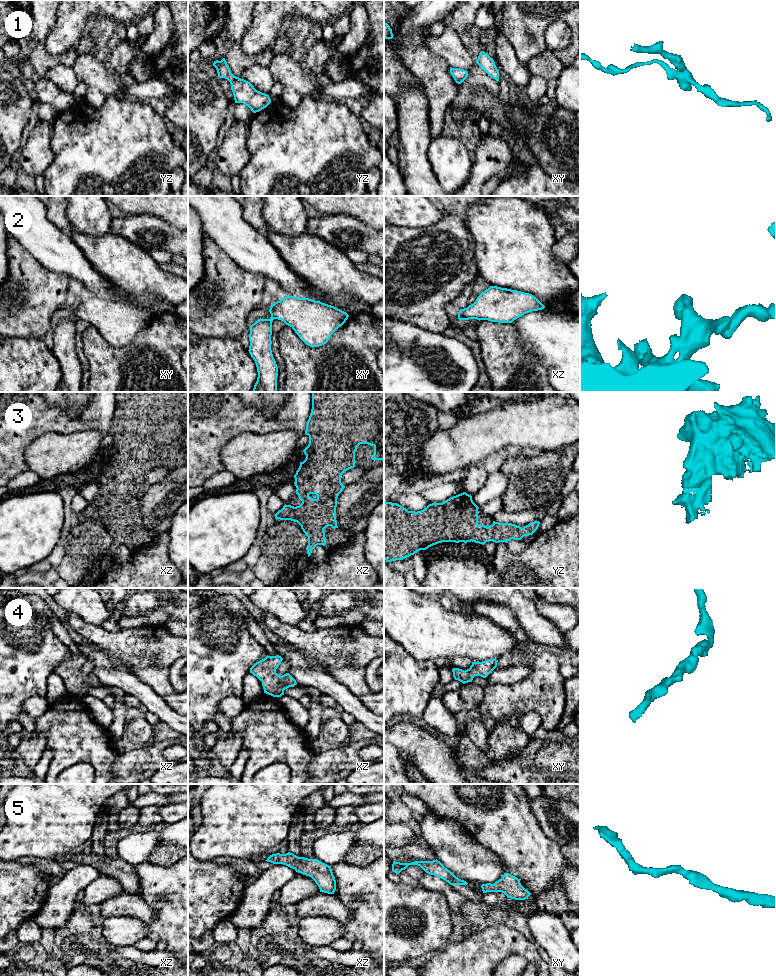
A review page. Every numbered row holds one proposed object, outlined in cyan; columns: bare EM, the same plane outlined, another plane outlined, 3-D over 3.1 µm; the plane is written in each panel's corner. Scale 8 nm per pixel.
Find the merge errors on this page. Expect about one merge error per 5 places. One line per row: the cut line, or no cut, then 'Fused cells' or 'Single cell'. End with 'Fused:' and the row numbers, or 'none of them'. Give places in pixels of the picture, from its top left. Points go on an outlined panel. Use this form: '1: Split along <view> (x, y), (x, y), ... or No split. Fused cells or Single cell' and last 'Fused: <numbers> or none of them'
1: No split. Single cell
2: No split. Single cell
3: No split. Single cell
4: No split. Single cell
5: No split. Single cell
Fused: none of them

